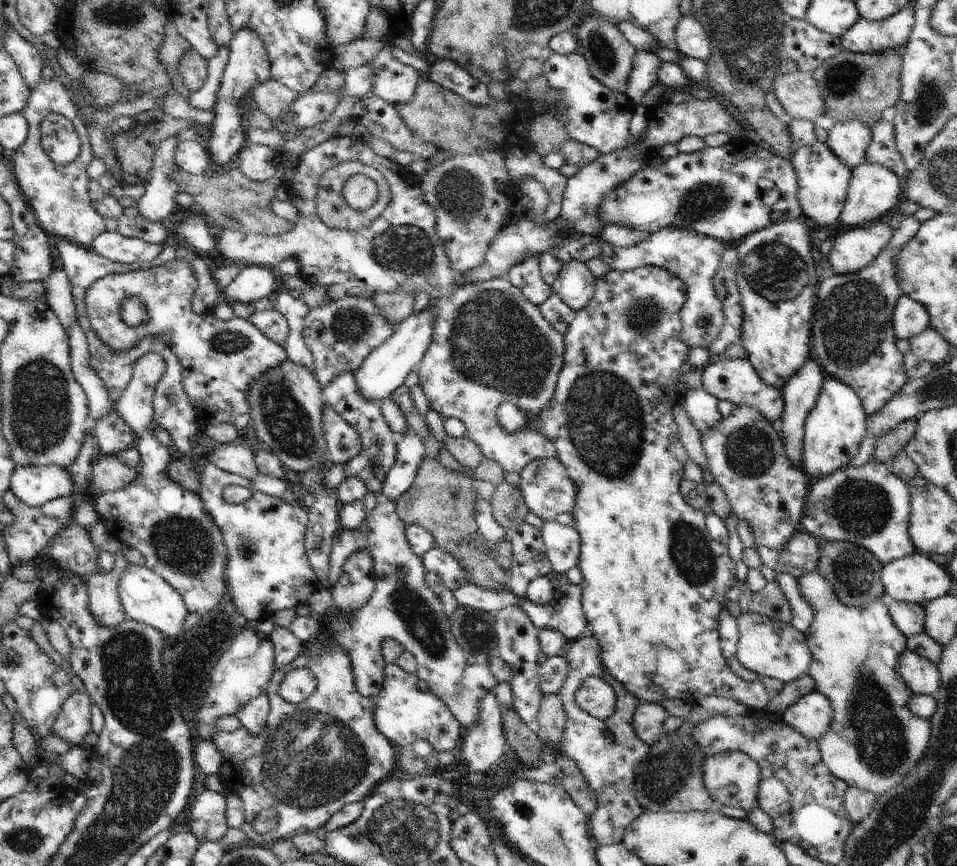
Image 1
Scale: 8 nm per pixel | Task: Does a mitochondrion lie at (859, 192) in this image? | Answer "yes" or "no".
no

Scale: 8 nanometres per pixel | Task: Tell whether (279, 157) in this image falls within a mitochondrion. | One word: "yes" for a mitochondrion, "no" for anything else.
no

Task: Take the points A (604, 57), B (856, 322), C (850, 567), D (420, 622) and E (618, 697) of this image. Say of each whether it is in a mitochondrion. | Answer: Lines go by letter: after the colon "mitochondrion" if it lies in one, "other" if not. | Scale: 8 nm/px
A: mitochondrion
B: mitochondrion
C: mitochondrion
D: mitochondrion
E: other

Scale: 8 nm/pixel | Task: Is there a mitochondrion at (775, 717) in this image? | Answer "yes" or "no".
no

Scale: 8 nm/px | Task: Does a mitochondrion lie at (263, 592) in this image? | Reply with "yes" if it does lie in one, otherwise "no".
no

